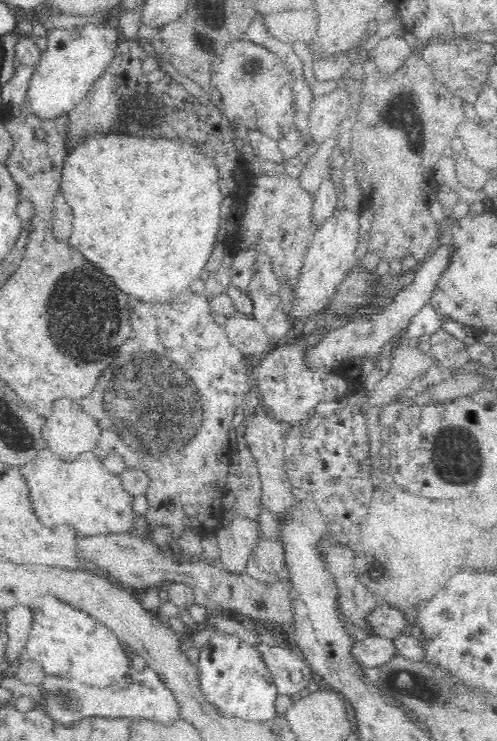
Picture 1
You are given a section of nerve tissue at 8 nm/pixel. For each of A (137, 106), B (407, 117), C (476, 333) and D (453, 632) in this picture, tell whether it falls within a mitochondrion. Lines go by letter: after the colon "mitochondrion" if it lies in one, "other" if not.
A: mitochondrion
B: mitochondrion
C: other
D: mitochondrion

